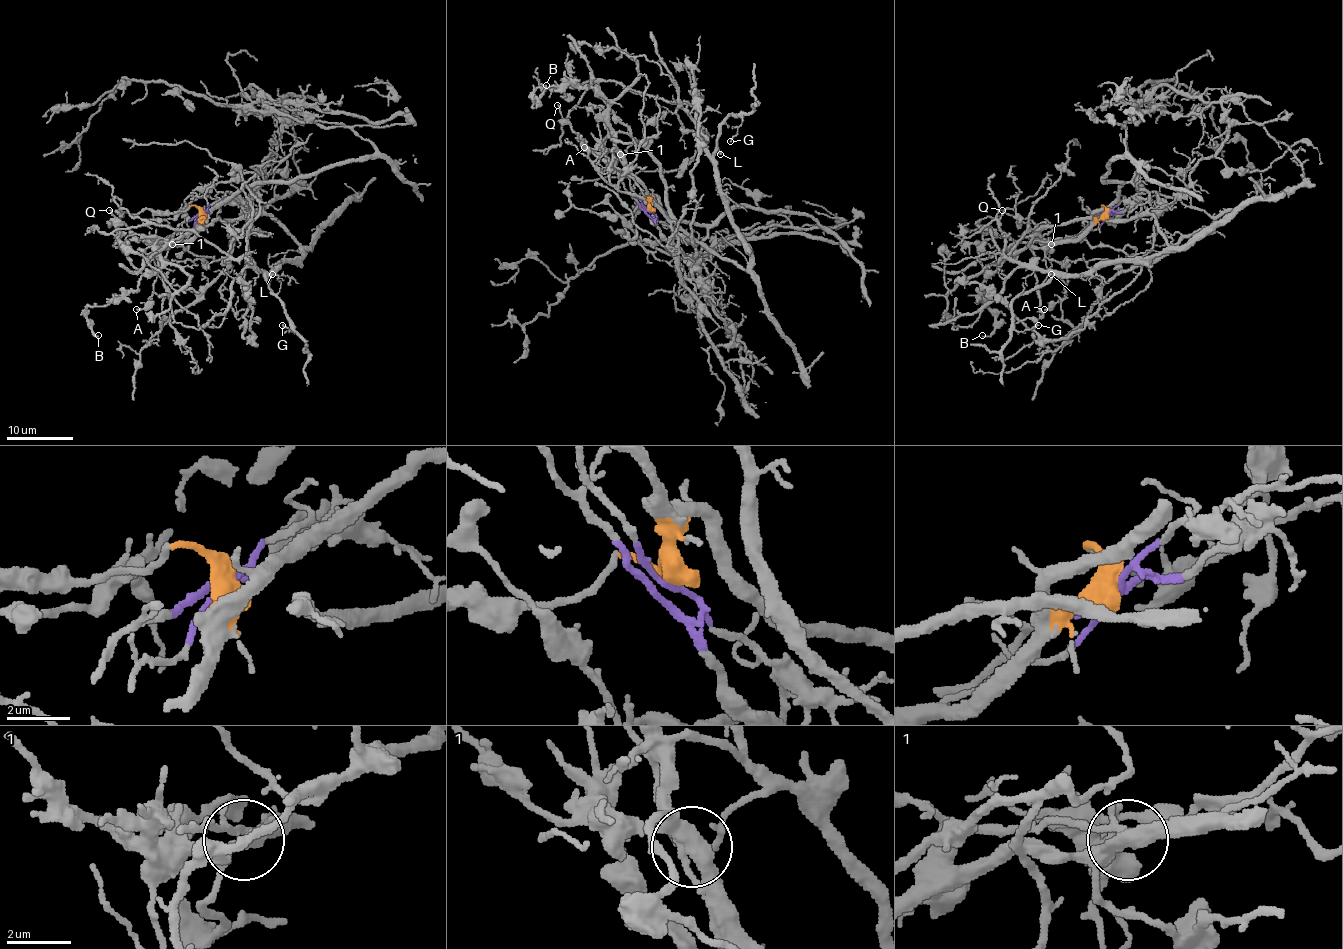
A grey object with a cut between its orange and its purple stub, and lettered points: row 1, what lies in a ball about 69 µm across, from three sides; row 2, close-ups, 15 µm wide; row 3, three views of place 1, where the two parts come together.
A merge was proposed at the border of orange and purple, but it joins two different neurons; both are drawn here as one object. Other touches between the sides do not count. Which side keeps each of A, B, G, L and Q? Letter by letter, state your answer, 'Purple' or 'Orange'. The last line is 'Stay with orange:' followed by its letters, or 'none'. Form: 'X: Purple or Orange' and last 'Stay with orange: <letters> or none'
A: Orange
B: Orange
G: Orange
L: Orange
Q: Orange
Stay with orange: A, B, G, L, Q

